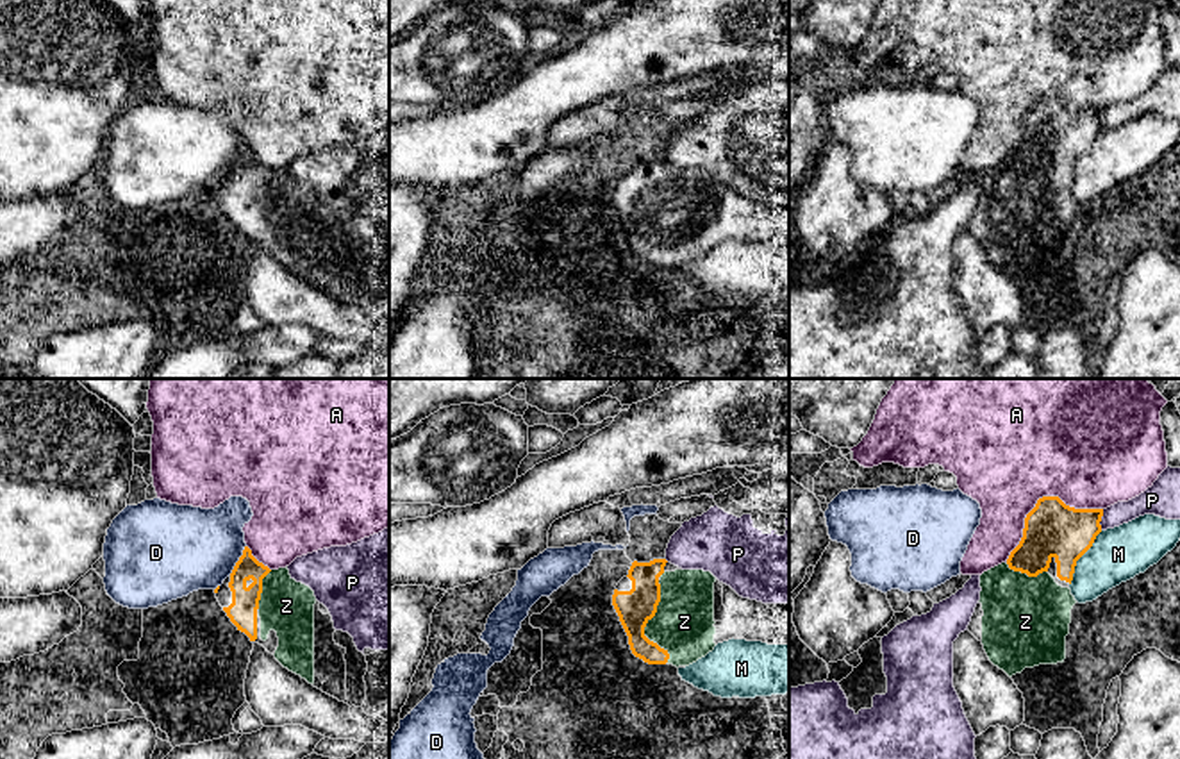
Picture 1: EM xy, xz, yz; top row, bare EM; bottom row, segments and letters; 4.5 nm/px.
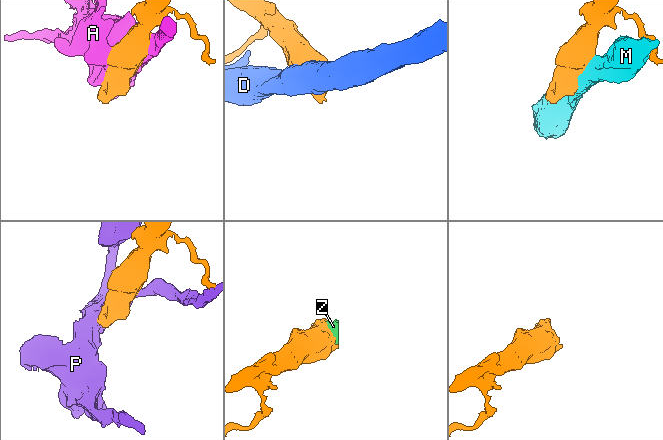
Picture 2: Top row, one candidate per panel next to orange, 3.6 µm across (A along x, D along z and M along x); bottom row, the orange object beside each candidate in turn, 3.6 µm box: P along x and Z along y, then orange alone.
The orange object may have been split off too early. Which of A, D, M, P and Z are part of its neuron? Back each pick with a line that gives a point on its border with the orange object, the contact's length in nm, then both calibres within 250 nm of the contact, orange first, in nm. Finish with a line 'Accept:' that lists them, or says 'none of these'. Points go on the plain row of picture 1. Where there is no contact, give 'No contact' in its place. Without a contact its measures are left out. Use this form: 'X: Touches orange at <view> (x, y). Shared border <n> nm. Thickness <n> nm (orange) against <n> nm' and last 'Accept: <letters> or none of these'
Z: Touches orange at xz (647, 222). Shared border 380 nm. Thickness 160 nm (orange) against 280 nm
Accept: Z

